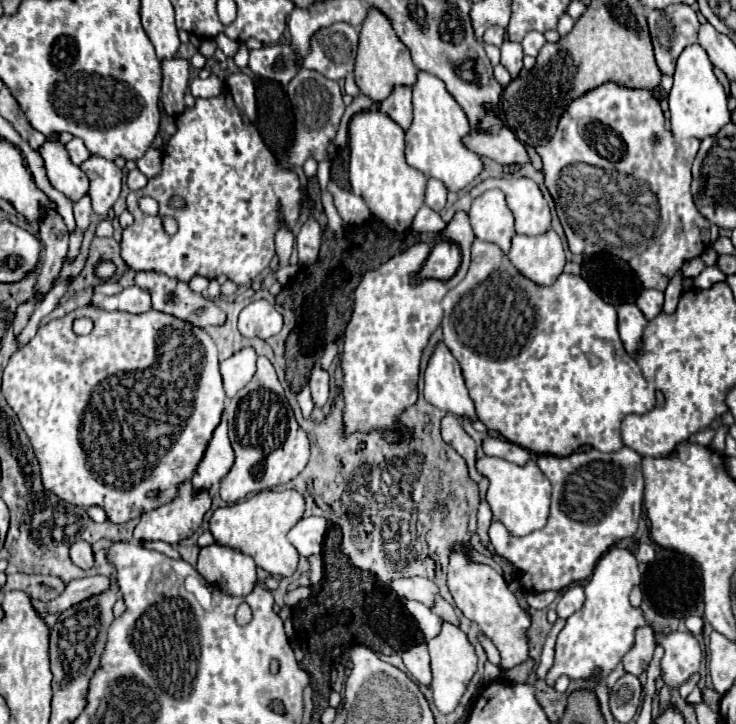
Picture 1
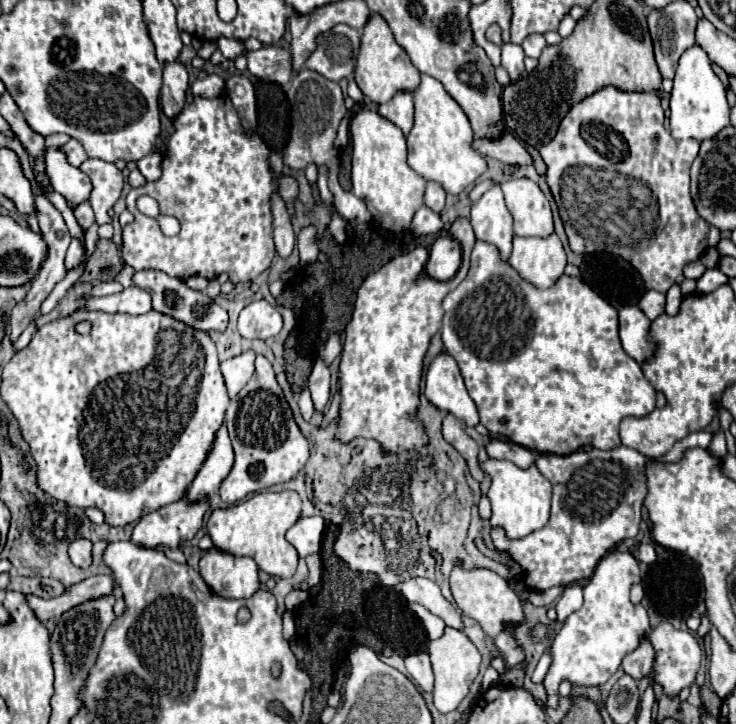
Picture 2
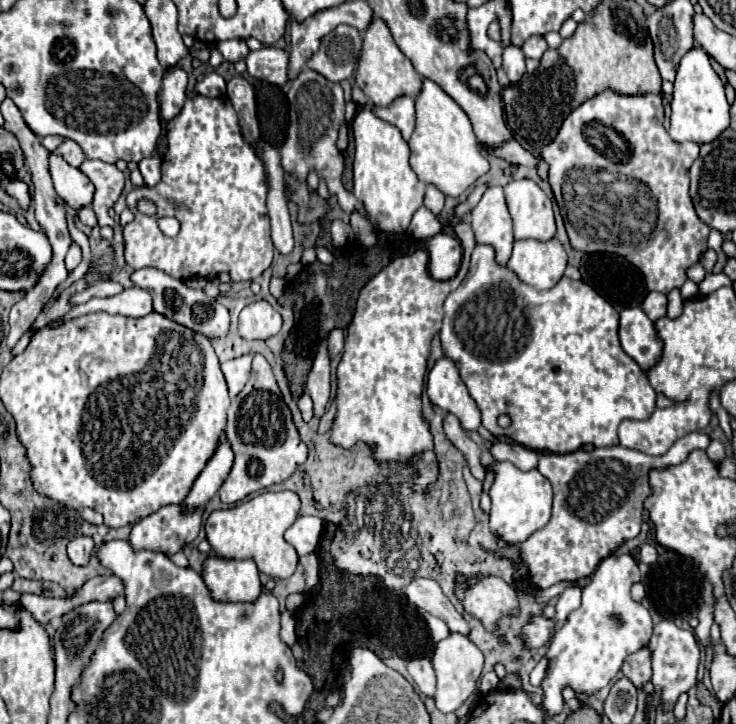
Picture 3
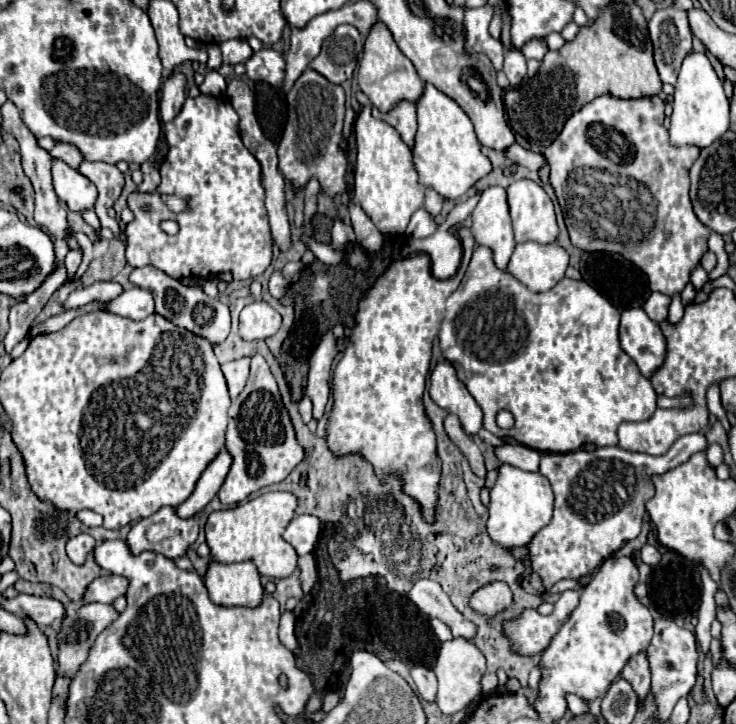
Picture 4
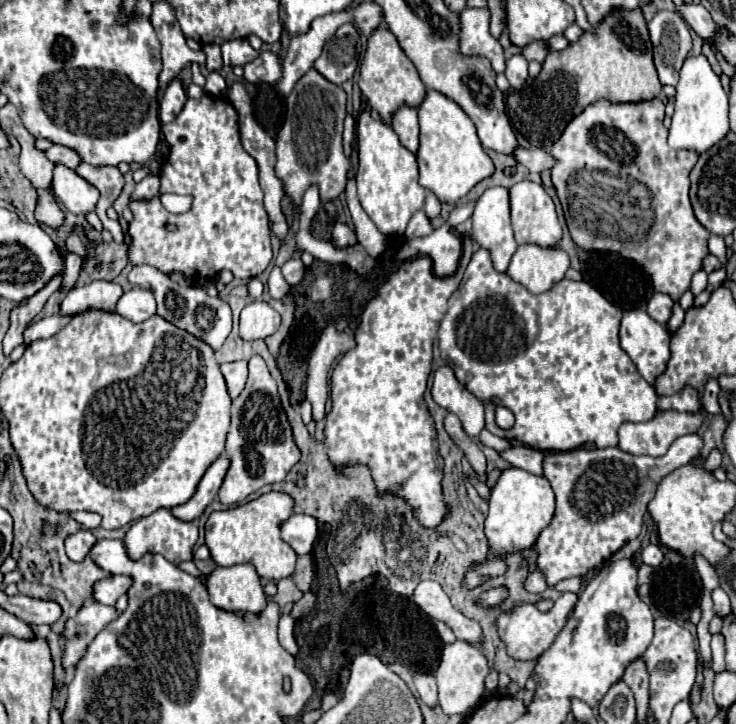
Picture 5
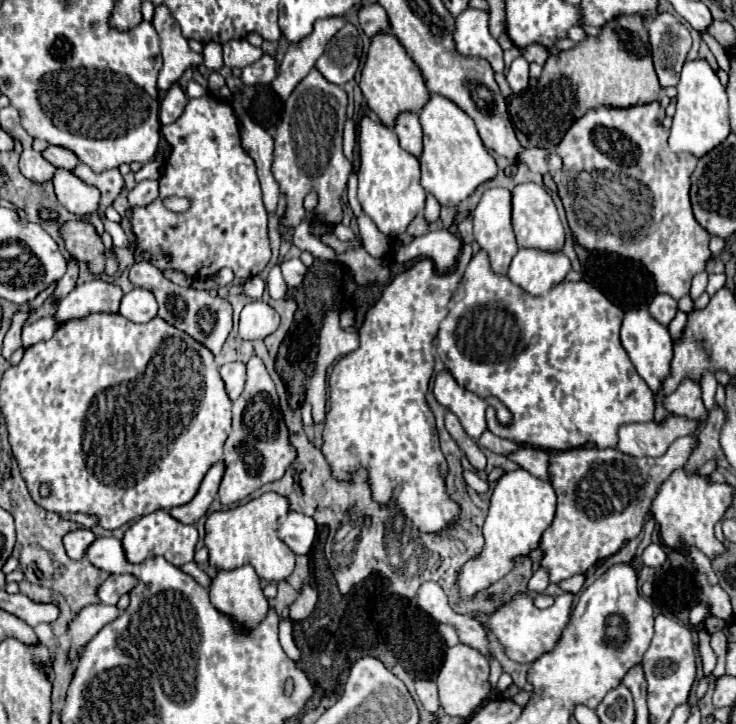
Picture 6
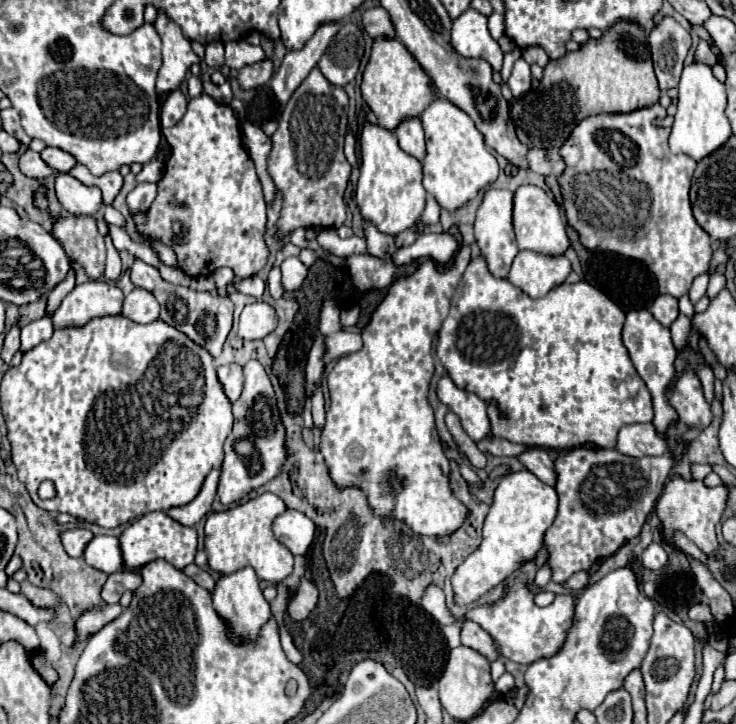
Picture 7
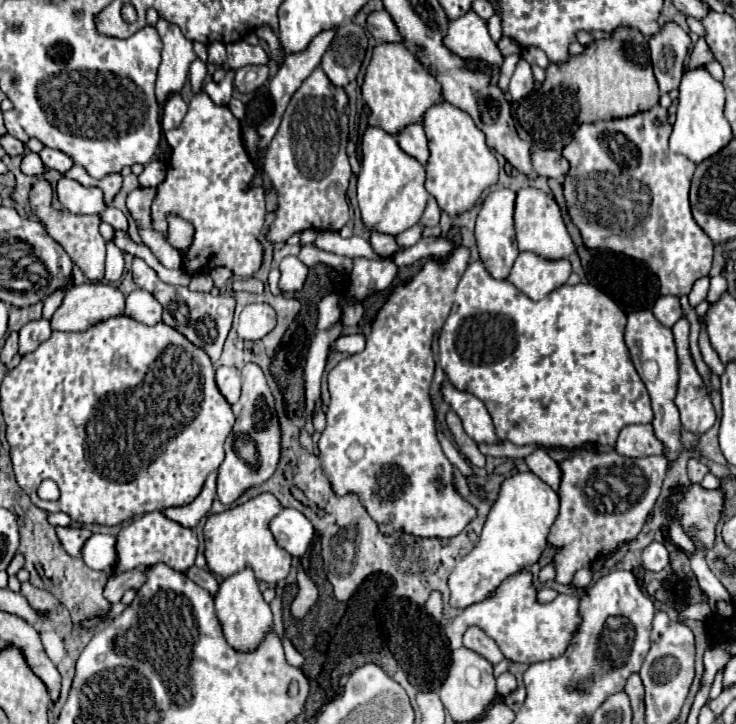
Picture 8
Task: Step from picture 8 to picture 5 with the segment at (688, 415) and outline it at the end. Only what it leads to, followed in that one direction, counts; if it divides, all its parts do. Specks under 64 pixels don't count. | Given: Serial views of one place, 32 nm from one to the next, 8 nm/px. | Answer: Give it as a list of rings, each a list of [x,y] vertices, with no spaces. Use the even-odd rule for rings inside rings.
[[[676,300],[674,306],[672,306],[672,316],[670,316],[670,320],[668,320],[668,328],[674,332],[674,330],[682,324],[682,320],[684,320],[684,310],[682,310],[680,302]],[[684,388],[674,396],[660,396],[658,398],[660,410],[678,410],[678,412],[694,412],[700,408],[698,394],[694,388]]]

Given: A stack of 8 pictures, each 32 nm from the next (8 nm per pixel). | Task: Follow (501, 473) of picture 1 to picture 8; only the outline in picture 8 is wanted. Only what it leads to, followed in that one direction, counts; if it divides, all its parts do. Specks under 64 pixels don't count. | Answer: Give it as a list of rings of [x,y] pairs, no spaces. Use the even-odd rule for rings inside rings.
[[[518,472],[510,478],[504,478],[504,482],[498,490],[498,498],[496,498],[496,502],[490,508],[490,514],[486,518],[478,546],[450,574],[450,580],[448,580],[450,592],[452,592],[450,606],[466,608],[474,602],[480,602],[488,596],[488,592],[496,590],[504,578],[520,572],[522,568],[526,568],[530,564],[534,564],[540,558],[542,550],[546,548],[546,534],[548,534],[550,526],[554,524],[556,516],[558,516],[558,494],[548,484],[544,484],[538,476],[534,476],[532,472]]]

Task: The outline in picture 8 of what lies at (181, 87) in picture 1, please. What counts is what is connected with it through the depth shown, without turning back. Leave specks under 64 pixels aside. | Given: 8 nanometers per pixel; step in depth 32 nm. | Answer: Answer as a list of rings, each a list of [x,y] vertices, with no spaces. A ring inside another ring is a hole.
[[[178,92],[168,96],[168,100],[162,106],[162,130],[176,128],[180,124],[180,120],[184,118],[186,108],[188,108],[188,104],[184,102],[184,98]]]

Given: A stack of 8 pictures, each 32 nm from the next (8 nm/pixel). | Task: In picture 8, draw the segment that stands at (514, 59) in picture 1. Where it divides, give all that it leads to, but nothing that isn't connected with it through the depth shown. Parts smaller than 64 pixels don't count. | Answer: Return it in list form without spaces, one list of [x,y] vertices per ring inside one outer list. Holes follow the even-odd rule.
[[[520,58],[518,64],[516,64],[516,70],[514,70],[512,78],[510,78],[510,86],[508,86],[508,90],[512,94],[512,100],[518,102],[526,94],[530,94],[532,86],[534,86],[534,78],[532,78],[530,64],[524,58]]]

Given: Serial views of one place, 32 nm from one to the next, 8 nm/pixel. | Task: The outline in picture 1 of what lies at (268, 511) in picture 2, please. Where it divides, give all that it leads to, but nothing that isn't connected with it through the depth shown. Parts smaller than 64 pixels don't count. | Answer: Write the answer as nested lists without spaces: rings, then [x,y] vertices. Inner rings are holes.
[[[262,490],[252,498],[236,502],[234,506],[228,504],[224,508],[218,508],[210,518],[210,532],[214,534],[216,542],[234,546],[244,554],[250,554],[254,562],[268,574],[278,578],[288,578],[296,572],[298,552],[288,542],[286,534],[304,516],[304,508],[306,508],[304,498],[296,490],[282,490],[282,492]]]

